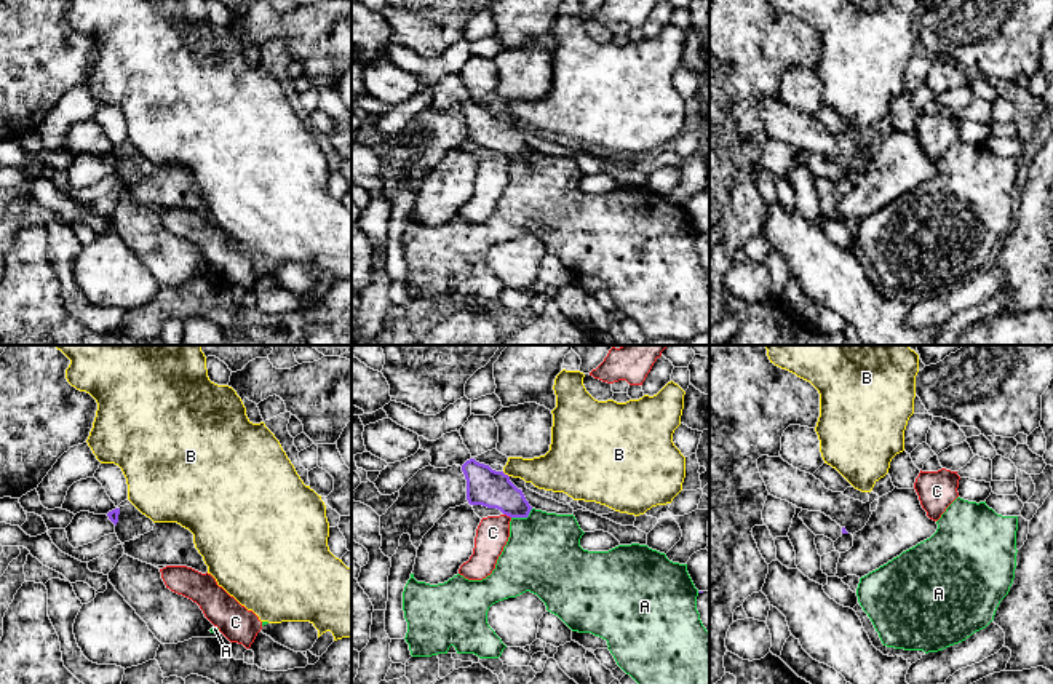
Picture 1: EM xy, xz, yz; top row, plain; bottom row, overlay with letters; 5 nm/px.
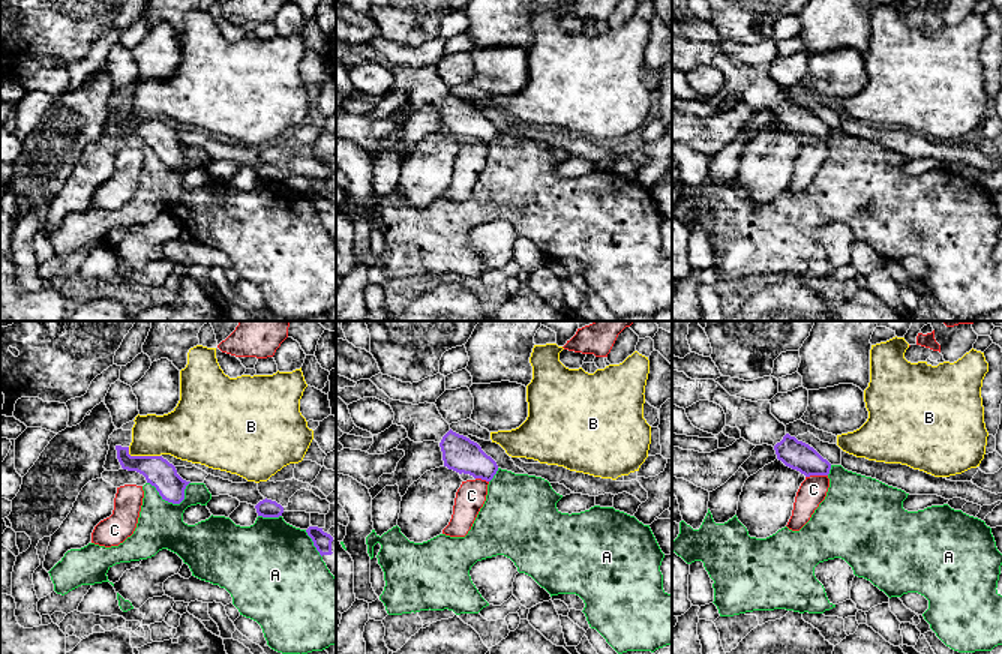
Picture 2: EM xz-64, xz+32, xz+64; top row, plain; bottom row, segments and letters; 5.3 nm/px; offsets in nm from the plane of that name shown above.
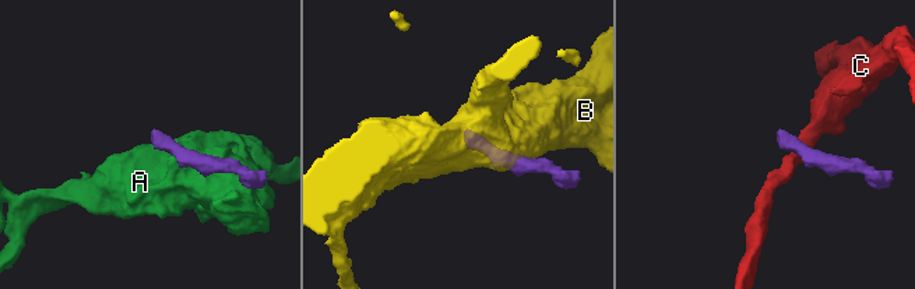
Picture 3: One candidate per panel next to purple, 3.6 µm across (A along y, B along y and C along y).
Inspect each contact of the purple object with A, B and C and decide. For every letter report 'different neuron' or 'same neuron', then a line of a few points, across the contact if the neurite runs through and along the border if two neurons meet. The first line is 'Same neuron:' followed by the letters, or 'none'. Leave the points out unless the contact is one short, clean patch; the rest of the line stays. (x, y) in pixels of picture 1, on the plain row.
Same neuron: none
A: different neuron
B: different neuron
C: different neuron; line xz (504, 155), (510, 160)

